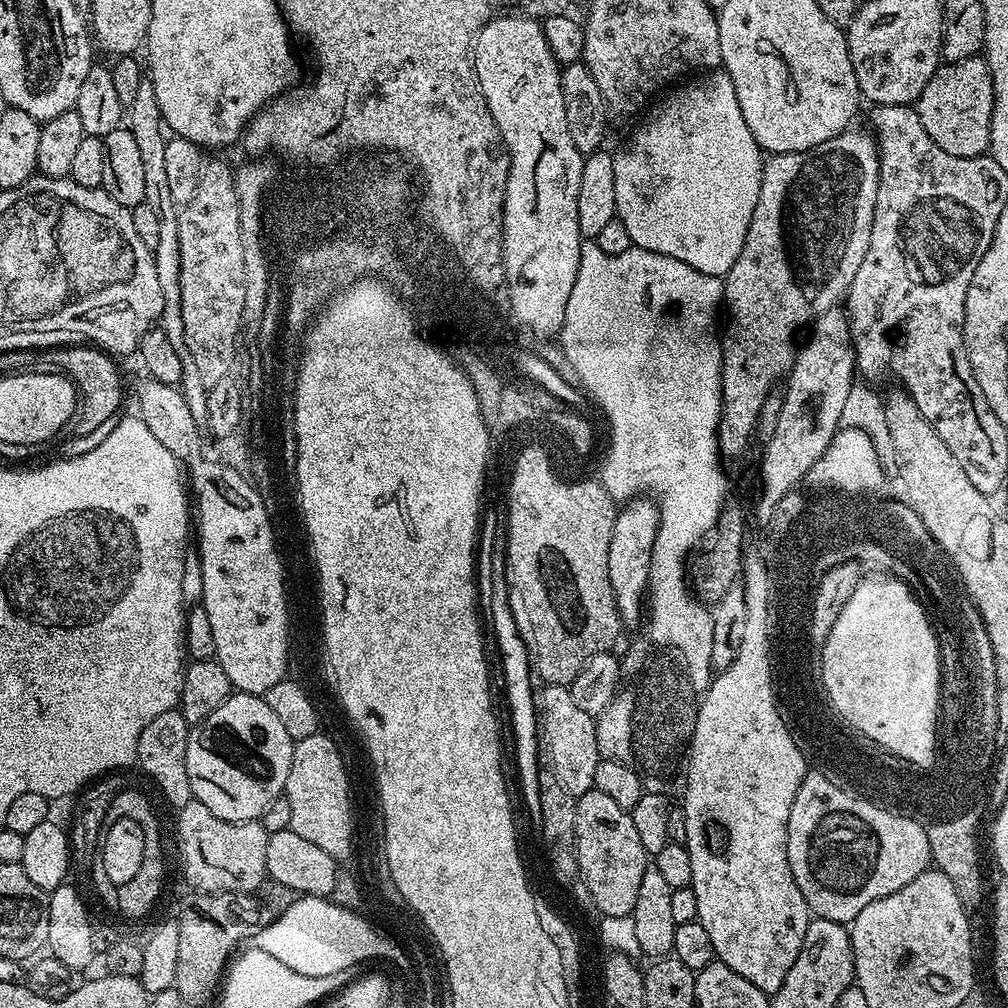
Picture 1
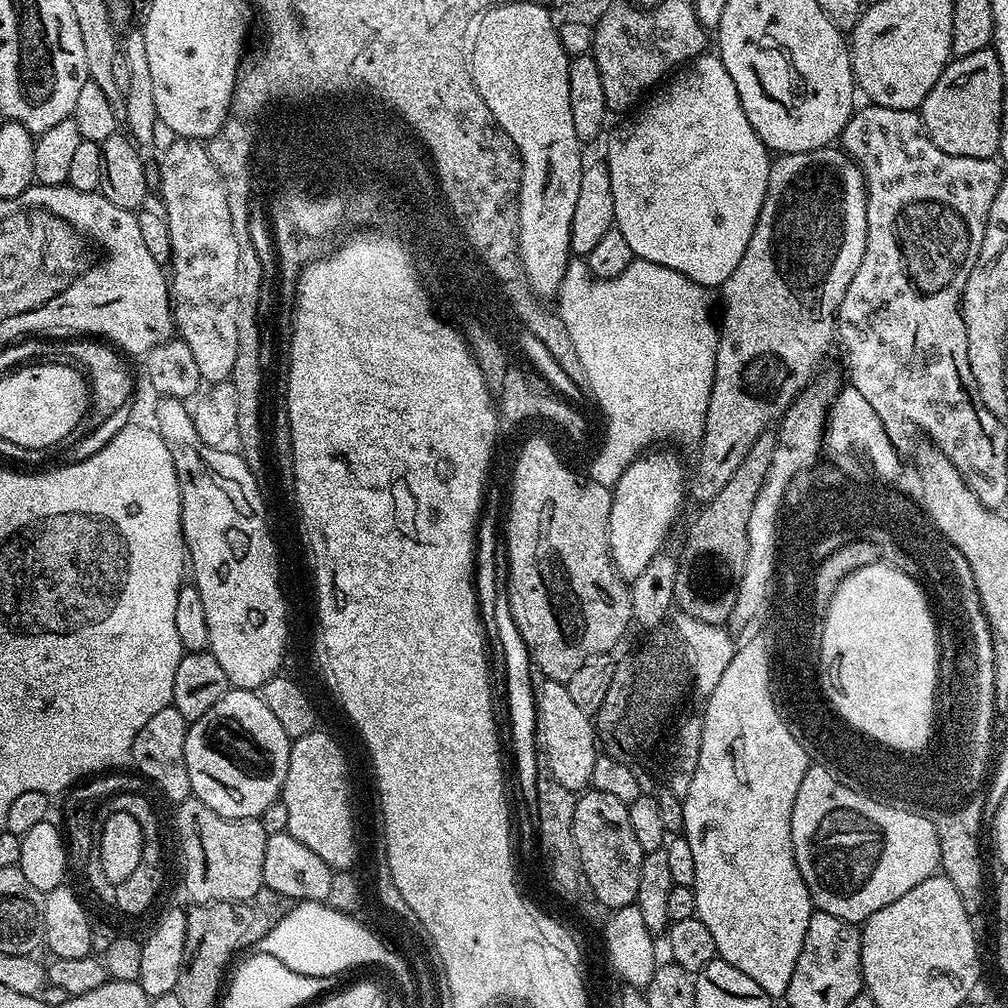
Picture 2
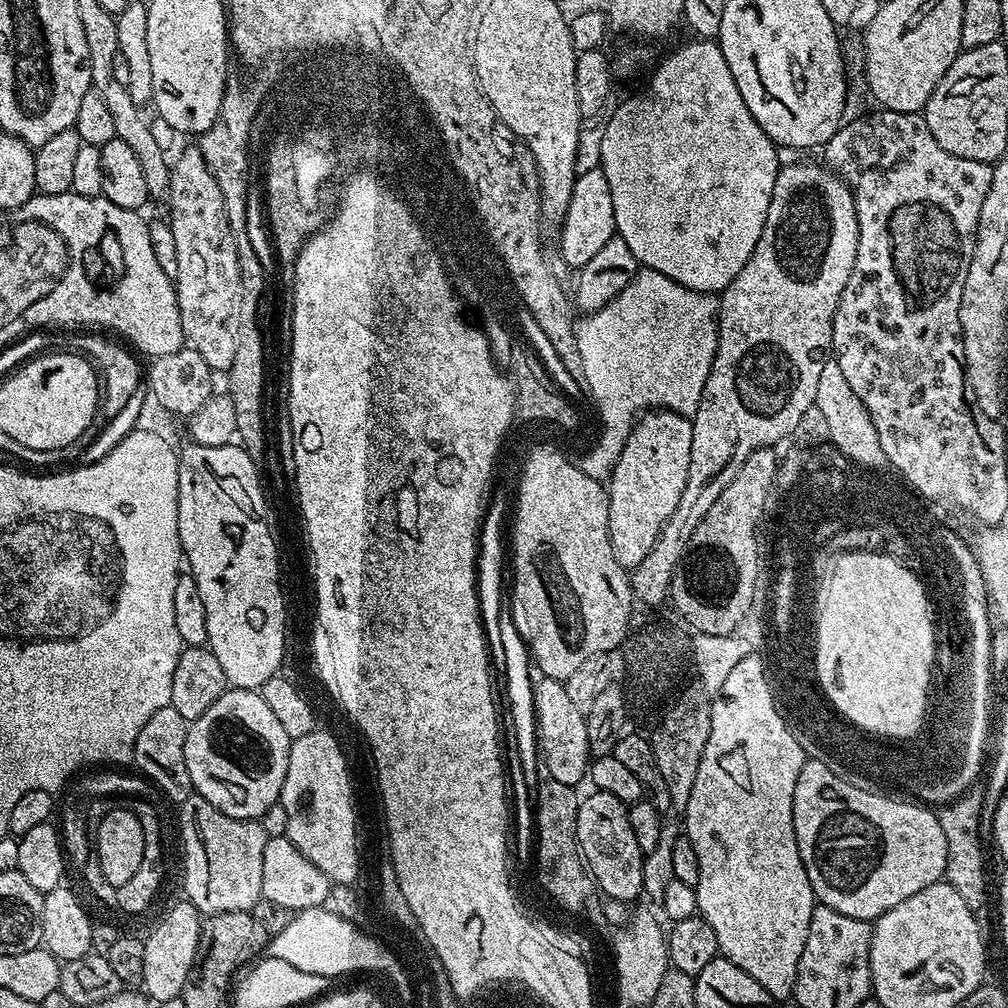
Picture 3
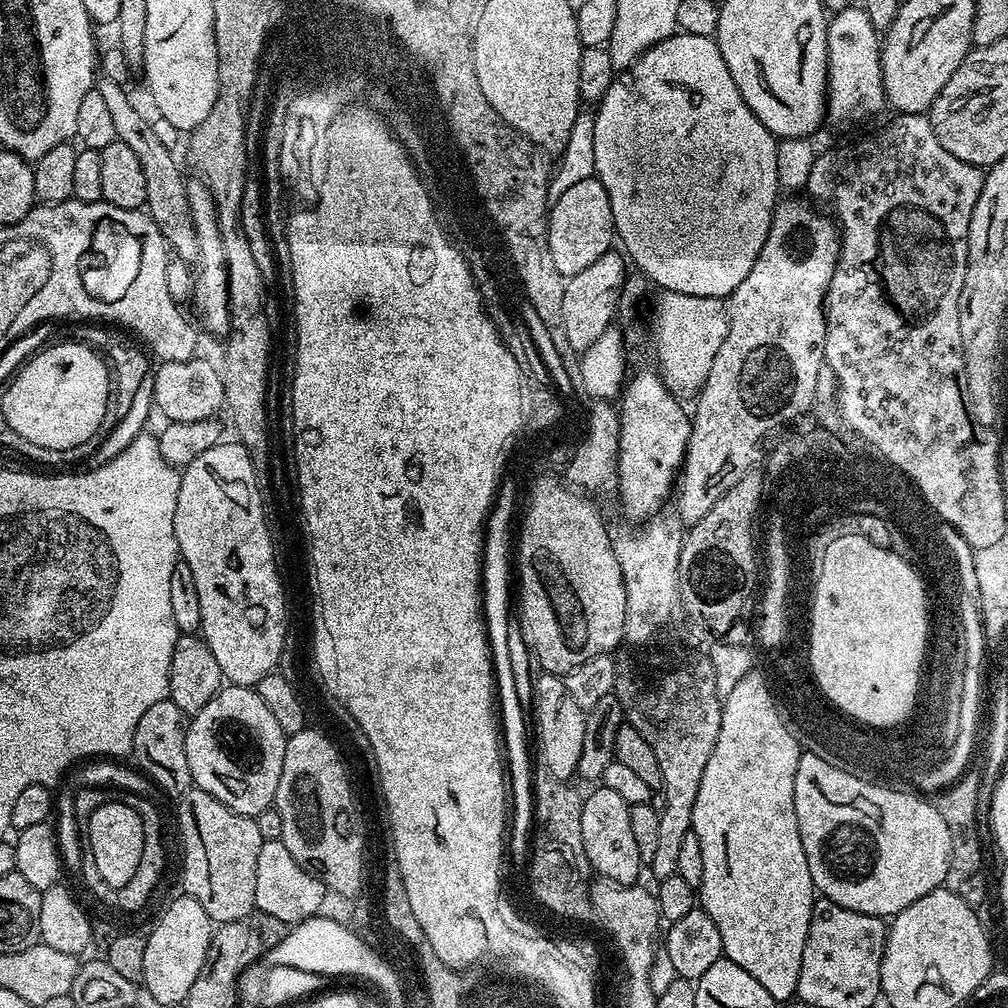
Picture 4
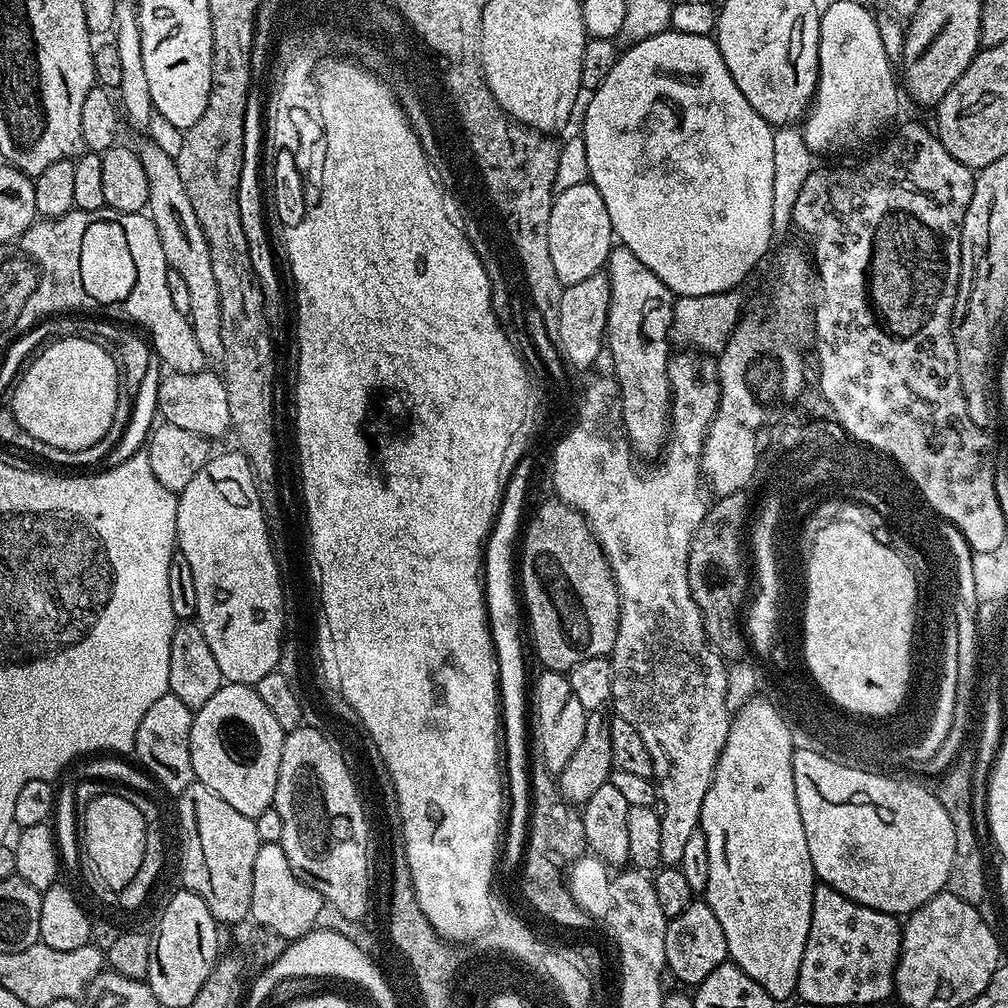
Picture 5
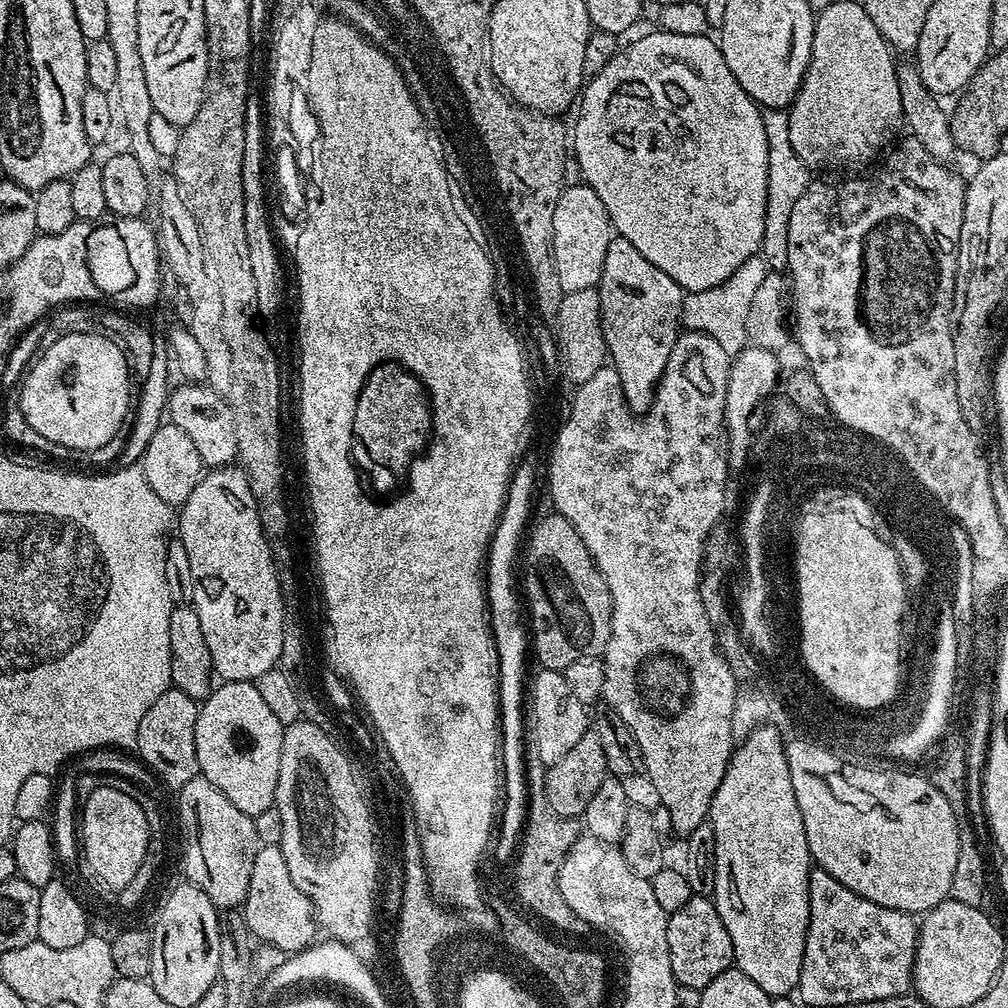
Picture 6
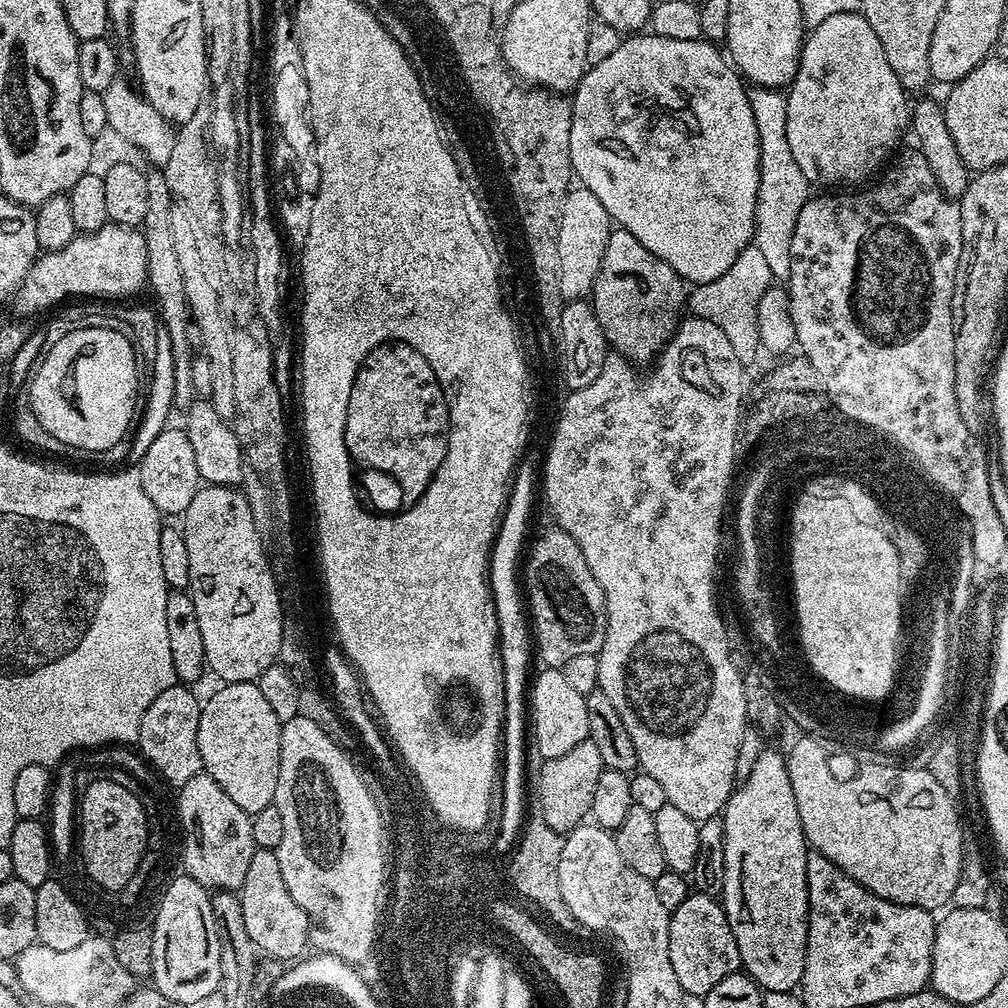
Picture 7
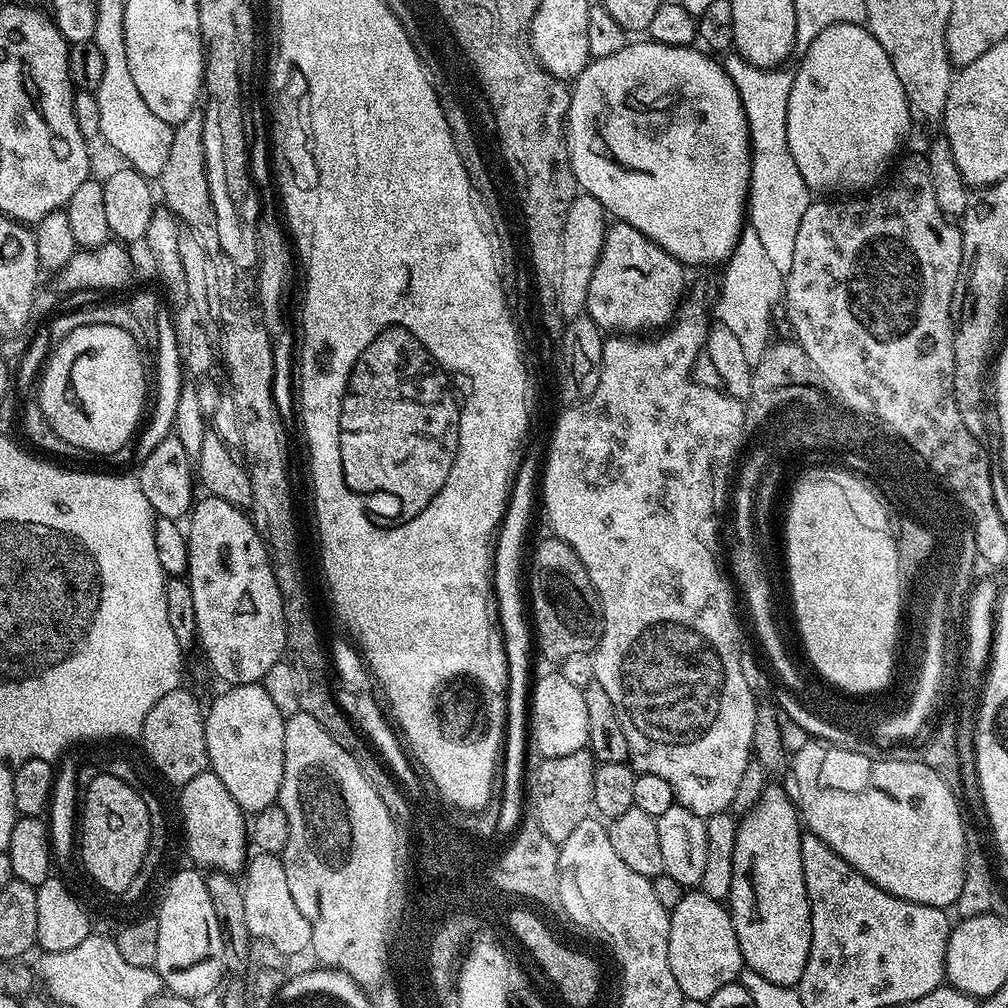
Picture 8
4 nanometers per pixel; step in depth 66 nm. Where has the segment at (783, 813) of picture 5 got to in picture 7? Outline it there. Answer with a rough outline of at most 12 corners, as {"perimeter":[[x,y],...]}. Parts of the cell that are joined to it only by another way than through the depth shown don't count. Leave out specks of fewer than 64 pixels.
{"perimeter":[[761,751],[724,821],[724,913],[764,992],[799,985],[804,838]]}

